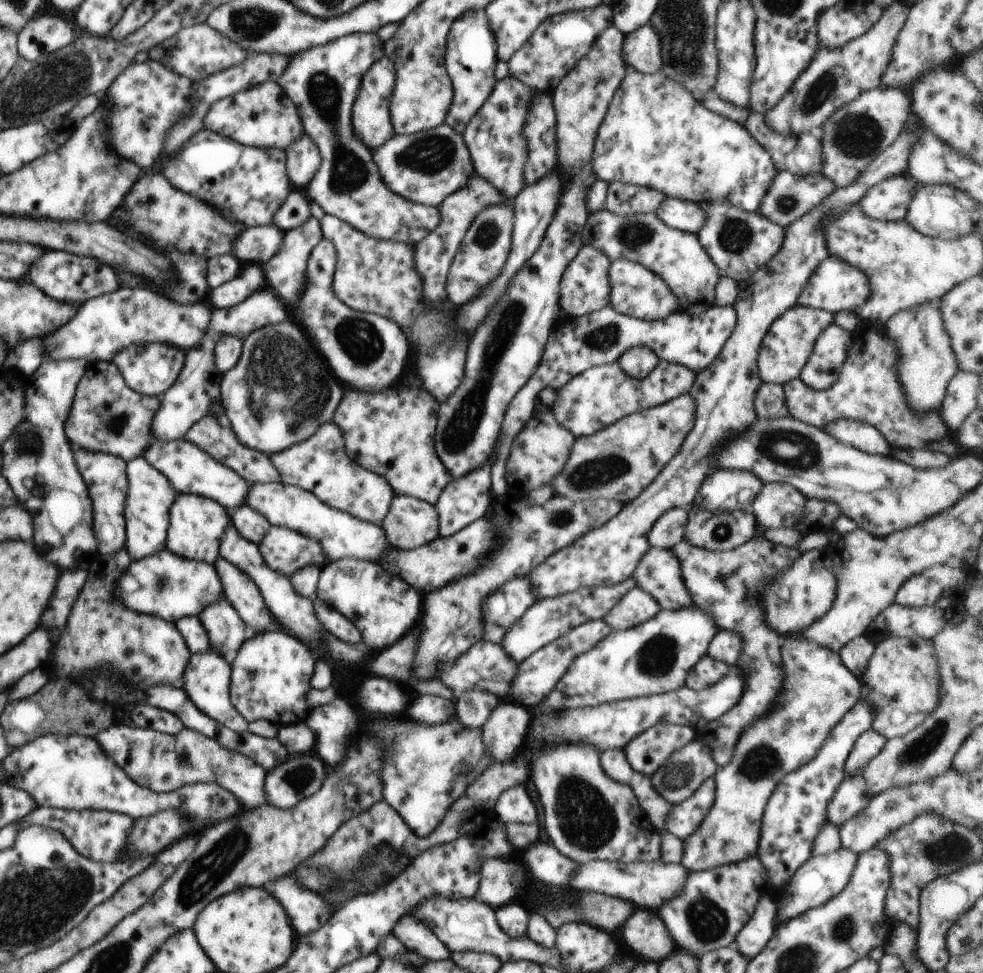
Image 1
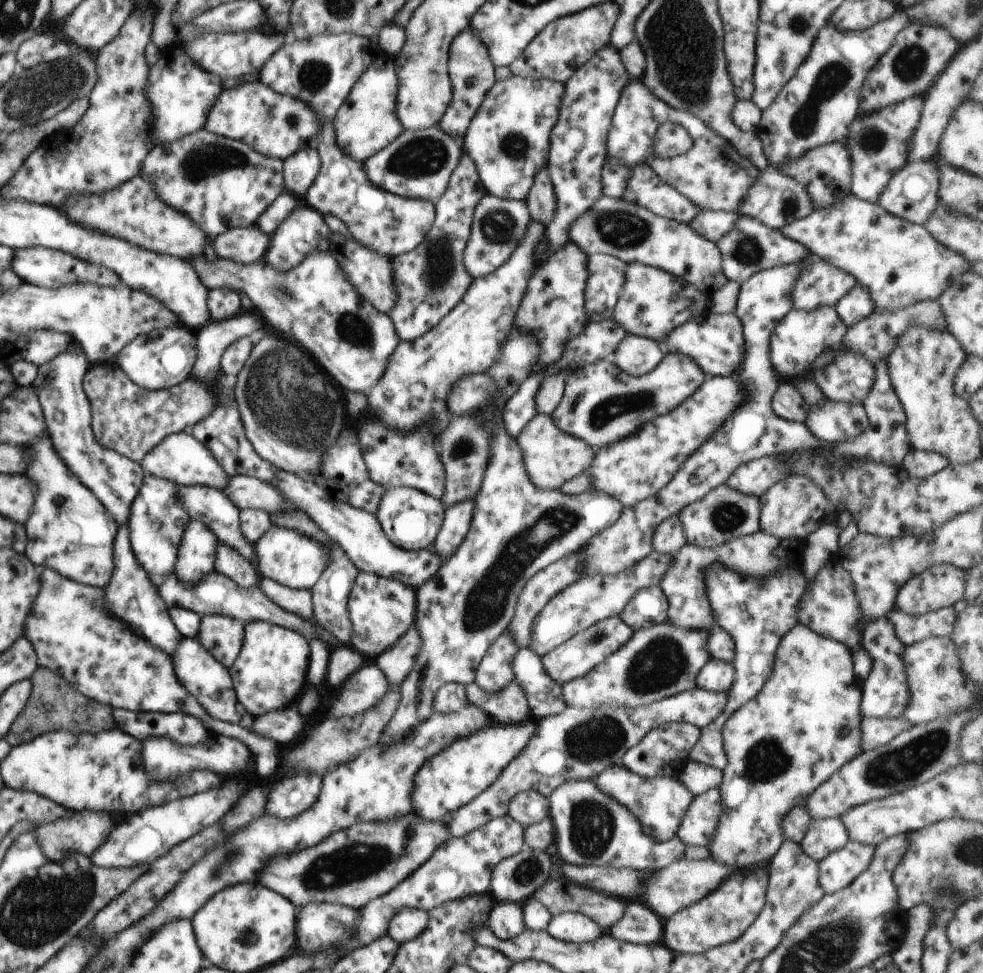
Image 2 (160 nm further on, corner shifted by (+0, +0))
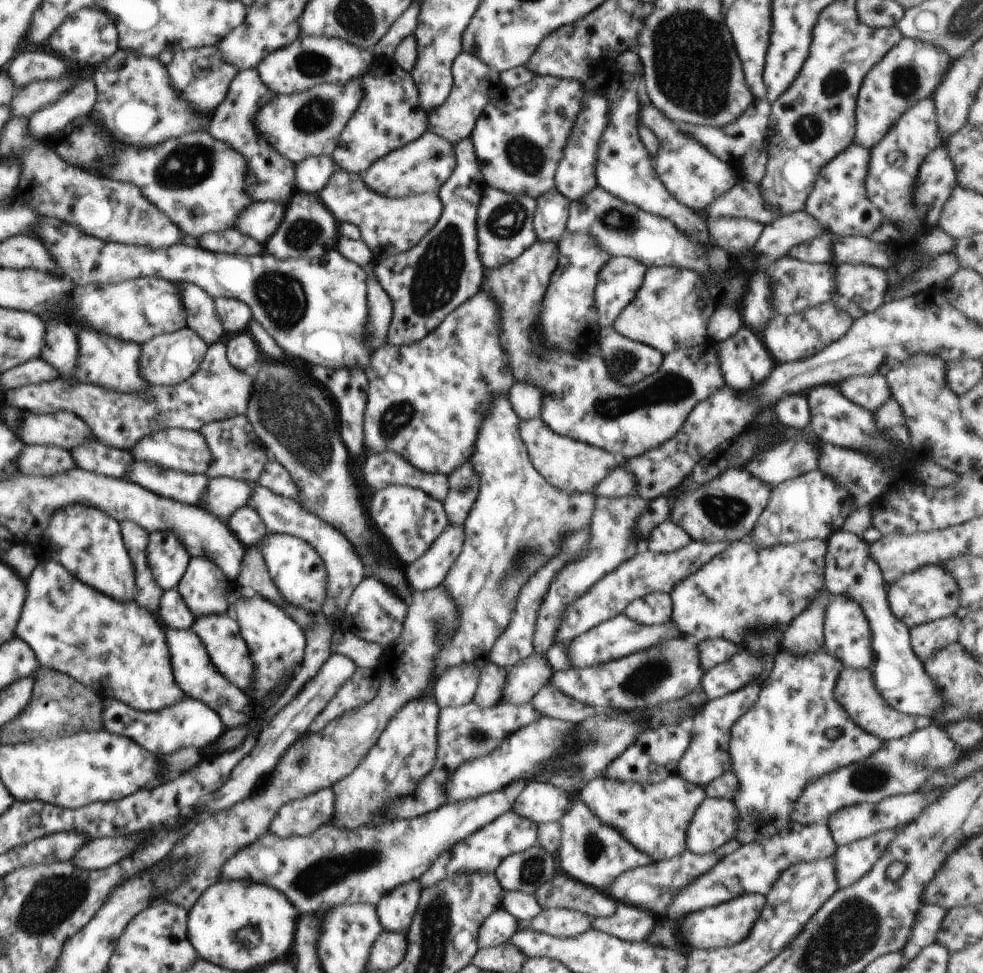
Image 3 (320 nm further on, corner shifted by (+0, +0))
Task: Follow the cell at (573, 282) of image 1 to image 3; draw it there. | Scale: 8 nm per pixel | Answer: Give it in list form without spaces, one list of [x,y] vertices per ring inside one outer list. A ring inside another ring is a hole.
[[[612,257],[605,263],[595,290],[600,328],[612,327],[622,309],[636,298],[647,268],[630,257]]]

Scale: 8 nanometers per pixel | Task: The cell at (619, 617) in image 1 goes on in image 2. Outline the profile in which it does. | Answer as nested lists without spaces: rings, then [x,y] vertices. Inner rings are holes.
[[[659,586],[648,587],[635,592],[619,617],[637,631],[668,620],[668,609],[669,604],[664,591]]]

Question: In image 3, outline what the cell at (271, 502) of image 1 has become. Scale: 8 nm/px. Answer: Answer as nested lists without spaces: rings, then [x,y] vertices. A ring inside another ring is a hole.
[[[214,477],[209,479],[207,491],[204,491],[199,506],[226,522],[240,507],[247,504],[254,490],[254,484],[246,481]]]

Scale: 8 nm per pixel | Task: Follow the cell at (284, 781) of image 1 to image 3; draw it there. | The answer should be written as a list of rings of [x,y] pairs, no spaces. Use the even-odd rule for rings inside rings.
[[[331,788],[281,806],[272,820],[269,832],[280,838],[305,837],[330,824],[335,794]]]

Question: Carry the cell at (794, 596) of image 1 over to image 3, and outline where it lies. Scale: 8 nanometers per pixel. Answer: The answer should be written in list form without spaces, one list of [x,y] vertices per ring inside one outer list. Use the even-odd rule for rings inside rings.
[[[844,595],[828,602],[822,623],[823,648],[833,657],[836,657],[836,660],[841,661],[844,667],[869,669],[872,666],[874,660],[872,637],[867,616],[860,604]]]

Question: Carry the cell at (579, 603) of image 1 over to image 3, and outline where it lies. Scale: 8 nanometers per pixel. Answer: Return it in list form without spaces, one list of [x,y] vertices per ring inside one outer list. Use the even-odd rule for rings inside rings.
[[[728,539],[721,541],[704,542],[690,541],[685,547],[668,554],[656,554],[643,547],[635,557],[623,562],[616,570],[601,578],[592,588],[589,588],[581,597],[572,601],[559,621],[555,642],[570,642],[580,634],[588,632],[592,627],[609,621],[624,612],[624,609],[633,601],[650,593],[663,592],[671,594],[673,588],[680,584],[692,573],[698,572],[709,560],[720,553],[724,553],[731,542]]]

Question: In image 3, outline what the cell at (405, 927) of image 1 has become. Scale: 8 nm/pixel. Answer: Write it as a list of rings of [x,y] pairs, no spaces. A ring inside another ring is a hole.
[[[412,879],[382,896],[376,907],[384,931],[406,932],[418,908],[421,889],[420,881]]]

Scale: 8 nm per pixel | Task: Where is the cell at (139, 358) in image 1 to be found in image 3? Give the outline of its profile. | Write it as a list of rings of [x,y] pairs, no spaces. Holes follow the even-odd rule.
[[[188,326],[173,333],[155,336],[141,346],[141,375],[150,385],[174,386],[183,383],[198,370],[208,347],[209,344]]]

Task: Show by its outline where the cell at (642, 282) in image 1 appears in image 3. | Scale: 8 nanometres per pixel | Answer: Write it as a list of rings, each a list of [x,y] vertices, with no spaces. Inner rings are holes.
[[[675,266],[648,267],[636,298],[622,309],[613,327],[631,341],[644,343],[665,355],[676,349],[698,346],[710,338],[708,325],[716,306],[703,278],[696,271]]]

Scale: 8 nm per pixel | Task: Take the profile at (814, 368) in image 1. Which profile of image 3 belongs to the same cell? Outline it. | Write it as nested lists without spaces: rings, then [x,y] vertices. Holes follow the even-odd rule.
[[[861,374],[848,377],[838,384],[838,388],[846,398],[863,406],[873,414],[892,397],[887,378],[879,374]]]

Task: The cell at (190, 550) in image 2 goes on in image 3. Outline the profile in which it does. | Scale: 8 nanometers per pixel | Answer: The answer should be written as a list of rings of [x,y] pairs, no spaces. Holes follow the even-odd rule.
[[[192,557],[176,590],[182,595],[186,606],[192,611],[195,618],[199,619],[206,615],[231,612],[227,594],[234,590],[236,585],[236,581],[229,579],[214,562],[209,561],[206,557]]]

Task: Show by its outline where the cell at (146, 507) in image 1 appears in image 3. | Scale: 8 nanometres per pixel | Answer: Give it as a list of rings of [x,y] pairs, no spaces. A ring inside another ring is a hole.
[[[150,533],[149,544],[147,557],[156,584],[163,591],[176,589],[186,572],[191,556],[175,533]]]

